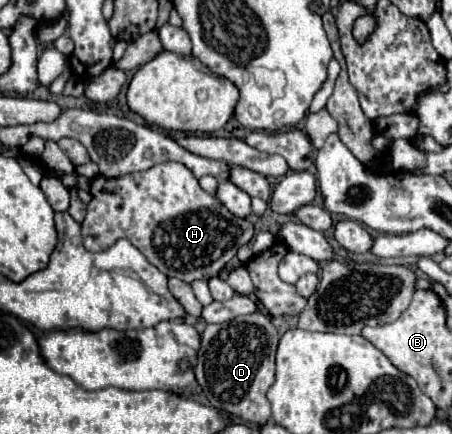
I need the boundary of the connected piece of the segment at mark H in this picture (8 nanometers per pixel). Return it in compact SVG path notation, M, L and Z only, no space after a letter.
M178 162L158 164L144 172L132 172L118 178L96 176L90 182L92 200L86 208L86 218L82 222L84 246L90 252L100 252L110 248L116 240L128 238L160 272L168 278L180 278L188 284L194 280L210 280L220 268L224 268L238 252L240 246L248 244L254 238L254 226L246 218L234 216L216 196L204 192L198 184L198 178Z

